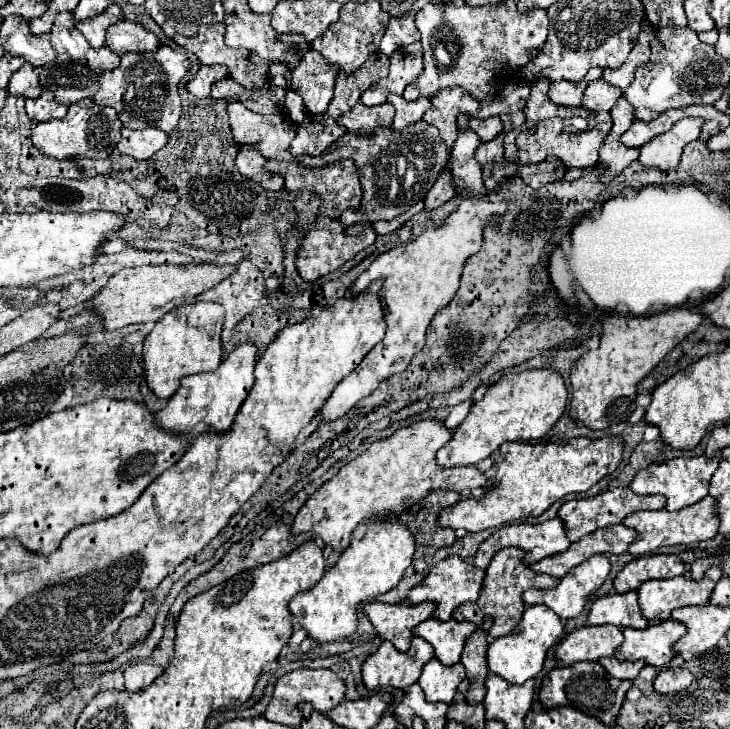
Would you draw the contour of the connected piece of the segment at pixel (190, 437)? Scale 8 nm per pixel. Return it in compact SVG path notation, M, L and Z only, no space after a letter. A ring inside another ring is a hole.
M239 345L217 371L195 373L181 379L179 391L167 401L167 407L155 413L155 423L165 431L175 431L187 441L195 441L203 433L227 433L233 425L233 419L245 401L249 389L255 383L253 369L257 361L255 345Z

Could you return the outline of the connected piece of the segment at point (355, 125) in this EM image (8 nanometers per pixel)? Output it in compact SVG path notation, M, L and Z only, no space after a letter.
M357 103L343 119L339 119L339 125L345 127L349 133L355 135L371 135L377 127L389 127L393 117L393 107L389 103L383 103L379 107L363 107L363 103Z

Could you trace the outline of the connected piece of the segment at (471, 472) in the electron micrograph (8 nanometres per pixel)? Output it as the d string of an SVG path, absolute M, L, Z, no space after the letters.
M437 419L417 421L409 427L397 429L391 437L375 441L365 453L357 459L349 461L333 475L327 483L323 483L301 507L297 513L291 535L313 533L313 537L321 537L327 547L341 553L349 547L351 531L363 519L389 519L399 517L405 509L413 507L421 499L425 499L431 491L451 489L455 493L471 493L477 487L487 483L487 477L475 467L459 467L459 469L441 469L435 463L435 453L451 439L449 429L443 427Z

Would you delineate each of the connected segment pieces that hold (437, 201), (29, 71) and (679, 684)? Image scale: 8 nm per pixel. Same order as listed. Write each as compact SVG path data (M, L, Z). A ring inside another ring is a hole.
M439 175L439 179L435 181L435 185L429 189L429 193L425 197L425 209L431 211L431 209L441 207L453 195L455 195L455 189L451 185L451 175Z
M23 63L21 69L17 69L9 81L9 93L21 95L27 99L37 99L41 95L39 79L35 75L35 69L29 63Z
M665 669L657 675L653 685L655 685L657 693L675 693L675 691L687 689L691 685L691 681L693 681L693 675L687 669L679 669L679 671Z

